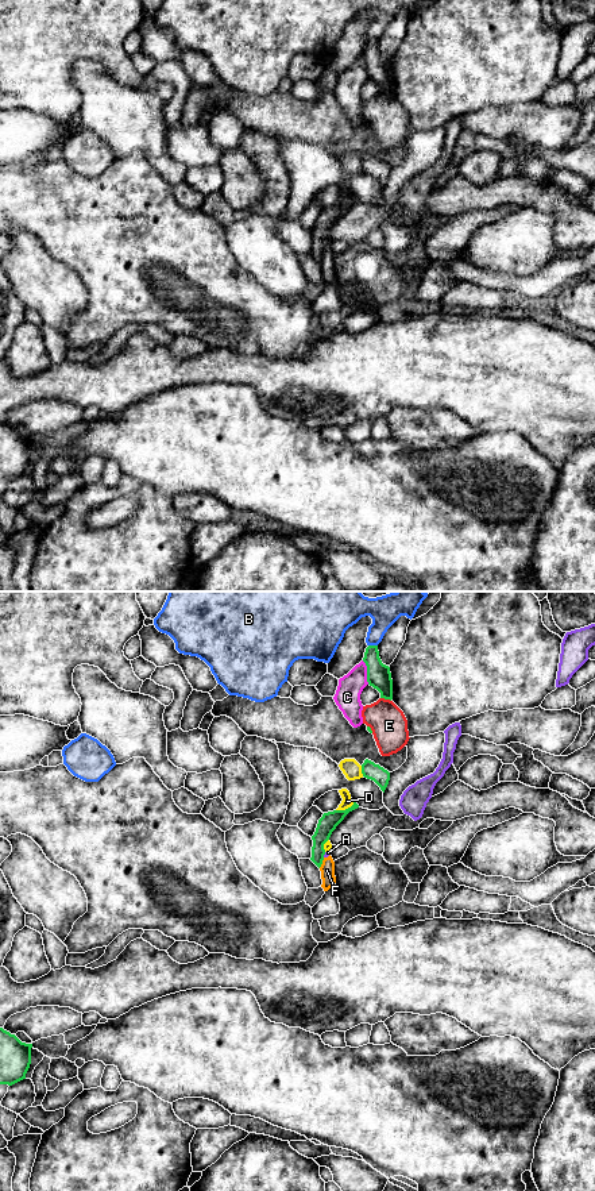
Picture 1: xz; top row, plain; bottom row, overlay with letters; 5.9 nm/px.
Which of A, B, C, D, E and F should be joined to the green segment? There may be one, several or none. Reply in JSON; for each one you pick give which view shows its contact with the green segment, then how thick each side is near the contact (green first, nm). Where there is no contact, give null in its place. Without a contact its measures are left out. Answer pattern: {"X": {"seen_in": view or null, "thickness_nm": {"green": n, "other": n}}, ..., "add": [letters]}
{"add": []}

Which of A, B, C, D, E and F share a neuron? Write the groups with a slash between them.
A F / B / C / D / E

